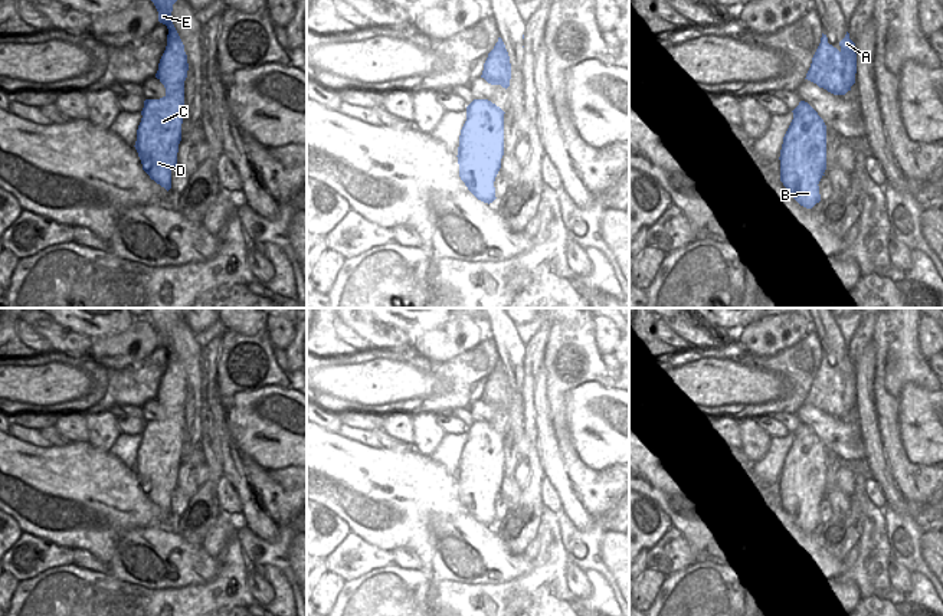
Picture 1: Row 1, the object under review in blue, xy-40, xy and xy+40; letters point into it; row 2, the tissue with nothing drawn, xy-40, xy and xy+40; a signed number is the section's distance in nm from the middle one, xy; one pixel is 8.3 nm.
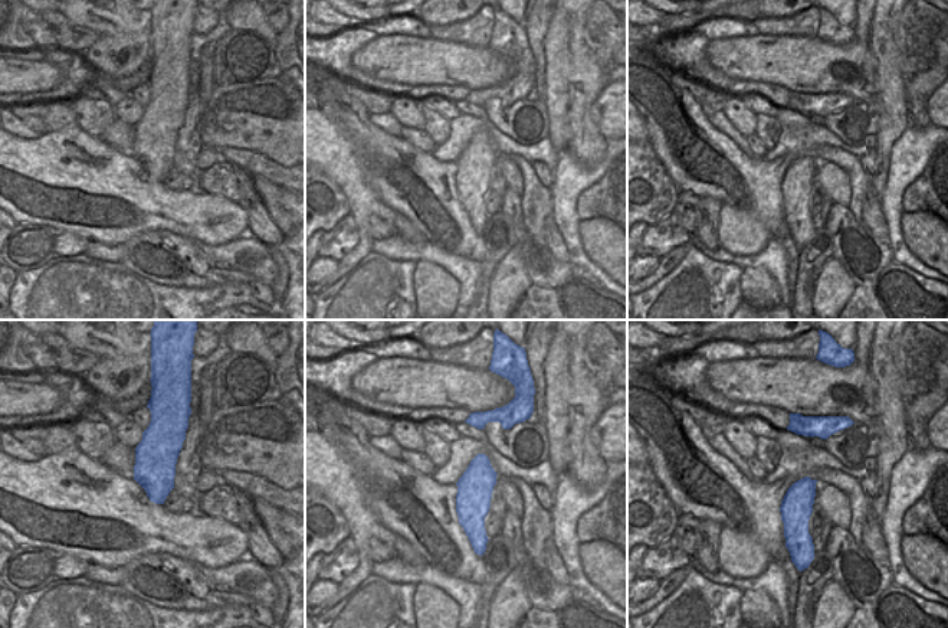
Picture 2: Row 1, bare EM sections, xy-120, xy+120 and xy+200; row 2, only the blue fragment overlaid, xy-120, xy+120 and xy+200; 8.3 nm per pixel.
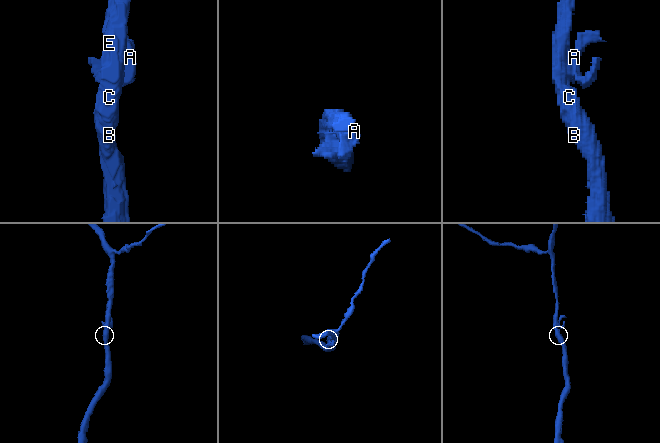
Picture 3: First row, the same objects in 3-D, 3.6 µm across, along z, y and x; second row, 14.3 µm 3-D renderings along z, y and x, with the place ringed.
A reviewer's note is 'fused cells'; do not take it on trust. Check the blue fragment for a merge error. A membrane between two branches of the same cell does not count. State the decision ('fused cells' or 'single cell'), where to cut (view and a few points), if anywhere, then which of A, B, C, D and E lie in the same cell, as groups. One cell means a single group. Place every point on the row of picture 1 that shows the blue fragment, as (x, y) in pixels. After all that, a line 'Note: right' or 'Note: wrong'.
fused cells; cut in xy along (507, 55), (507, 78), (501, 85); A / B C D E
Note: right

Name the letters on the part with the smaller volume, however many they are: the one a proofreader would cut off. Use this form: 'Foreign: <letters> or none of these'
Foreign: A

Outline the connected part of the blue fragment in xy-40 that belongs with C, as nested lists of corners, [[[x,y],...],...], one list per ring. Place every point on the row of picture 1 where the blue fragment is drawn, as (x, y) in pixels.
[[[151,0],[158,22],[168,29],[167,46],[160,59],[155,78],[164,85],[166,95],[145,99],[137,130],[135,150],[143,170],[167,191],[171,189],[171,170],[177,166],[179,144],[184,112],[184,81],[189,63],[184,45],[173,24],[173,4],[177,0]]]

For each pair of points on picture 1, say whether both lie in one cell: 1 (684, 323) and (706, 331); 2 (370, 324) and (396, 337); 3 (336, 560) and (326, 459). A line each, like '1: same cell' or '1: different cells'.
1: same cell
2: same cell
3: different cells

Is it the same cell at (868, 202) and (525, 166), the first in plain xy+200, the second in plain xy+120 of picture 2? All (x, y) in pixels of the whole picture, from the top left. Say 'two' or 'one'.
two

